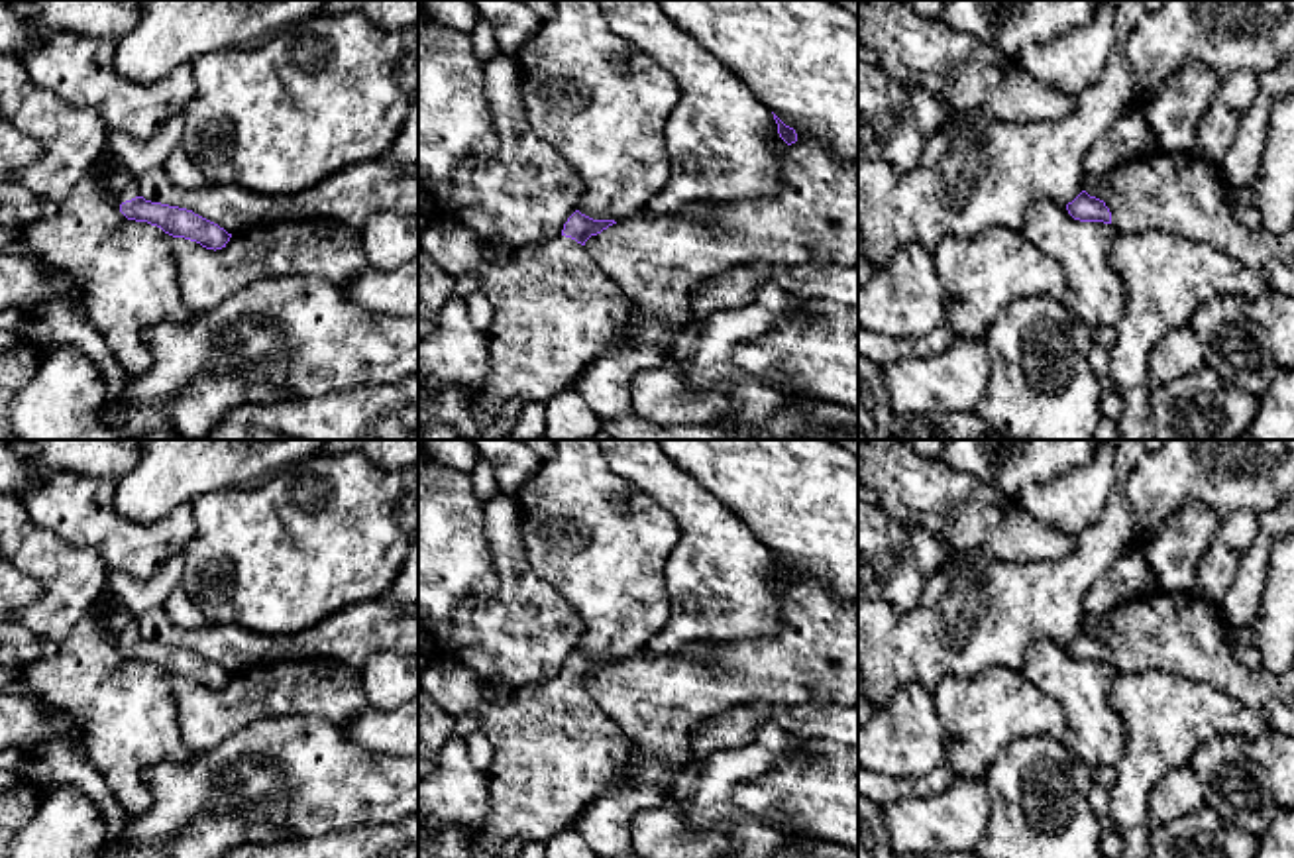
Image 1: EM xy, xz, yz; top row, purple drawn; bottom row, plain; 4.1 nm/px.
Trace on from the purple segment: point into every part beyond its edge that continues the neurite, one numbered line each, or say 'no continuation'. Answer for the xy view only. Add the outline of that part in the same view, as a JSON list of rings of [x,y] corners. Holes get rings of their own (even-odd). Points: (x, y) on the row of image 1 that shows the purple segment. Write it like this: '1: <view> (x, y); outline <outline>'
1: xy (118, 181); outline [[[112,165],[102,177],[100,185],[118,198],[118,202],[132,200],[139,196],[137,177],[132,175],[122,165]]]

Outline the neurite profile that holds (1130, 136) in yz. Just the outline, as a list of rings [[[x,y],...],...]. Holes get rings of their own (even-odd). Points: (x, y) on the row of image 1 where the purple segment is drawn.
[[[1139,108],[1123,114],[1088,147],[1082,161],[1086,175],[1105,175],[1123,161],[1145,157],[1153,137]]]

